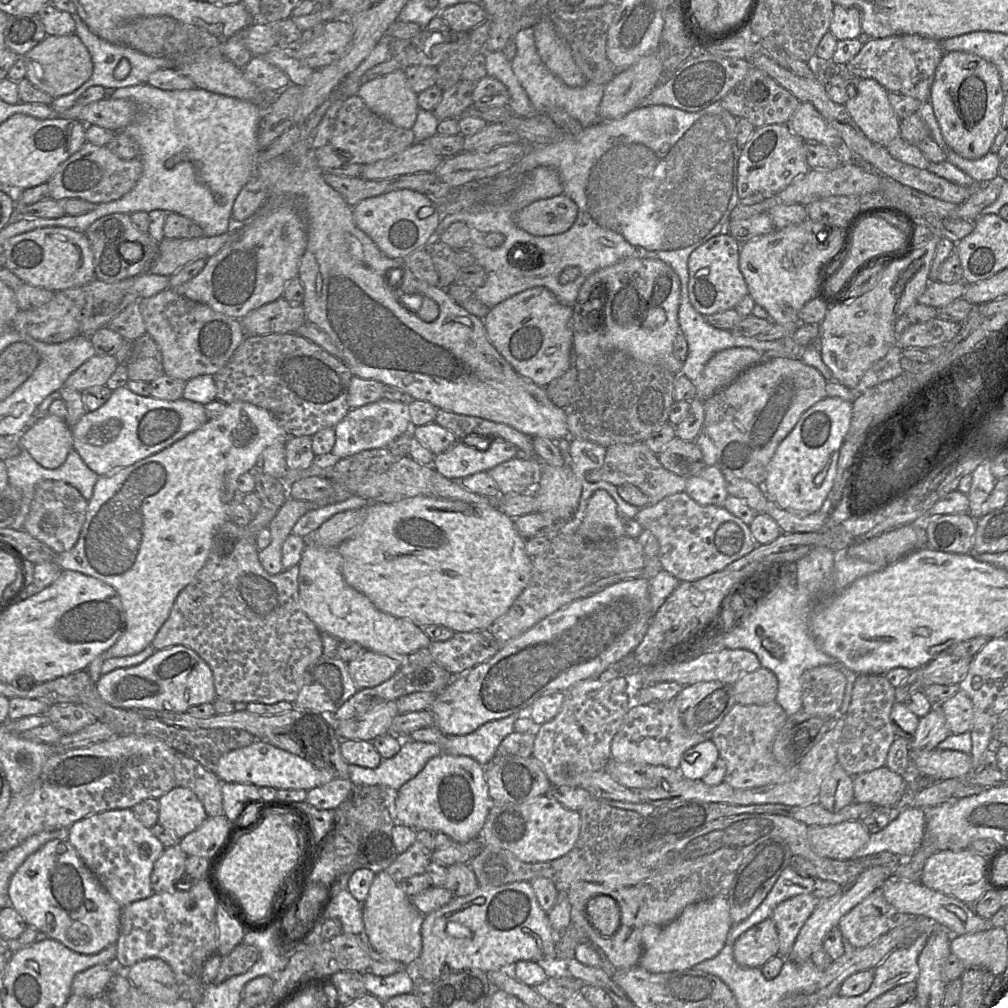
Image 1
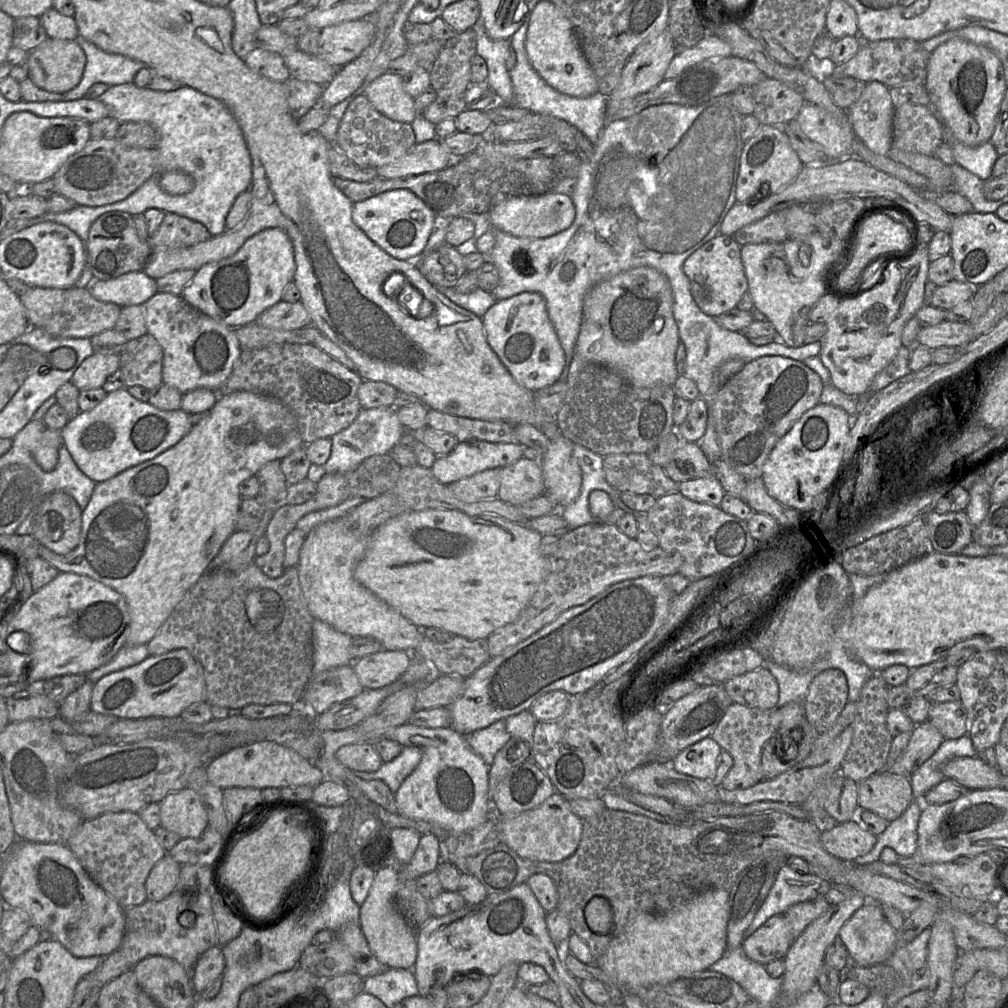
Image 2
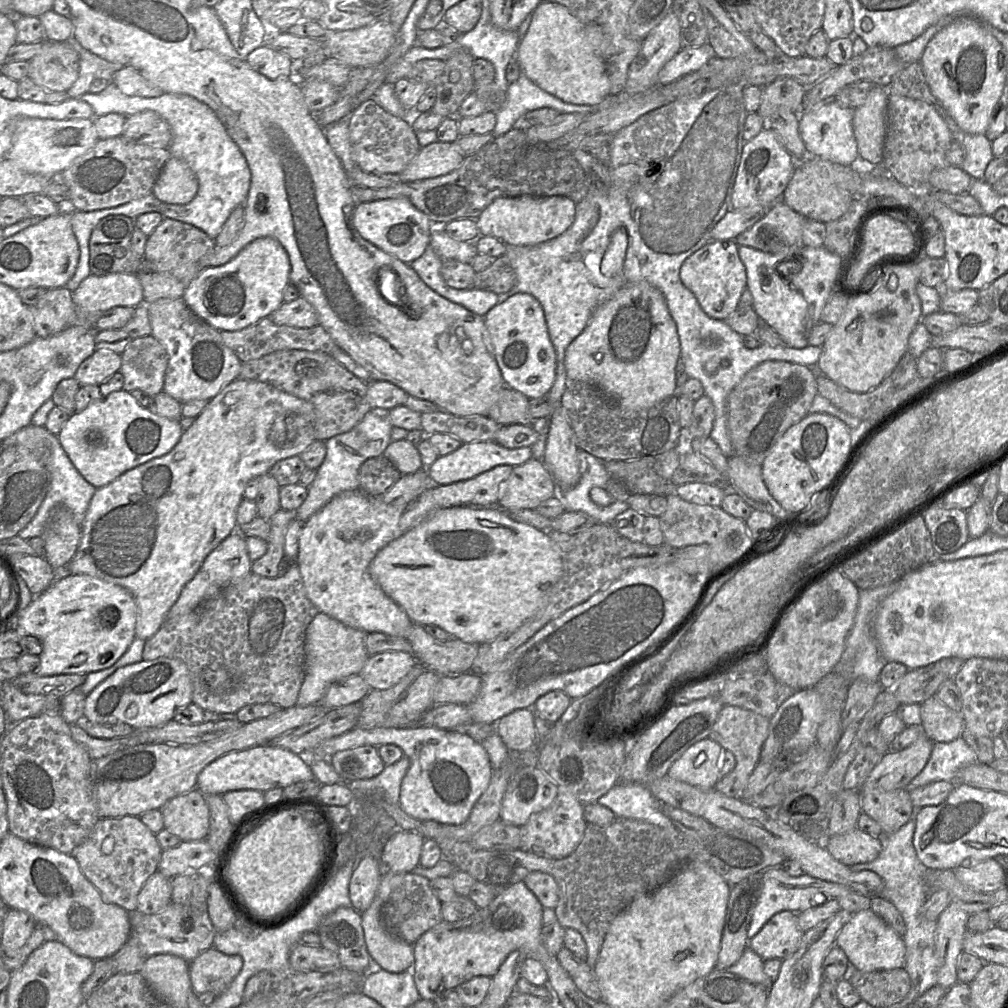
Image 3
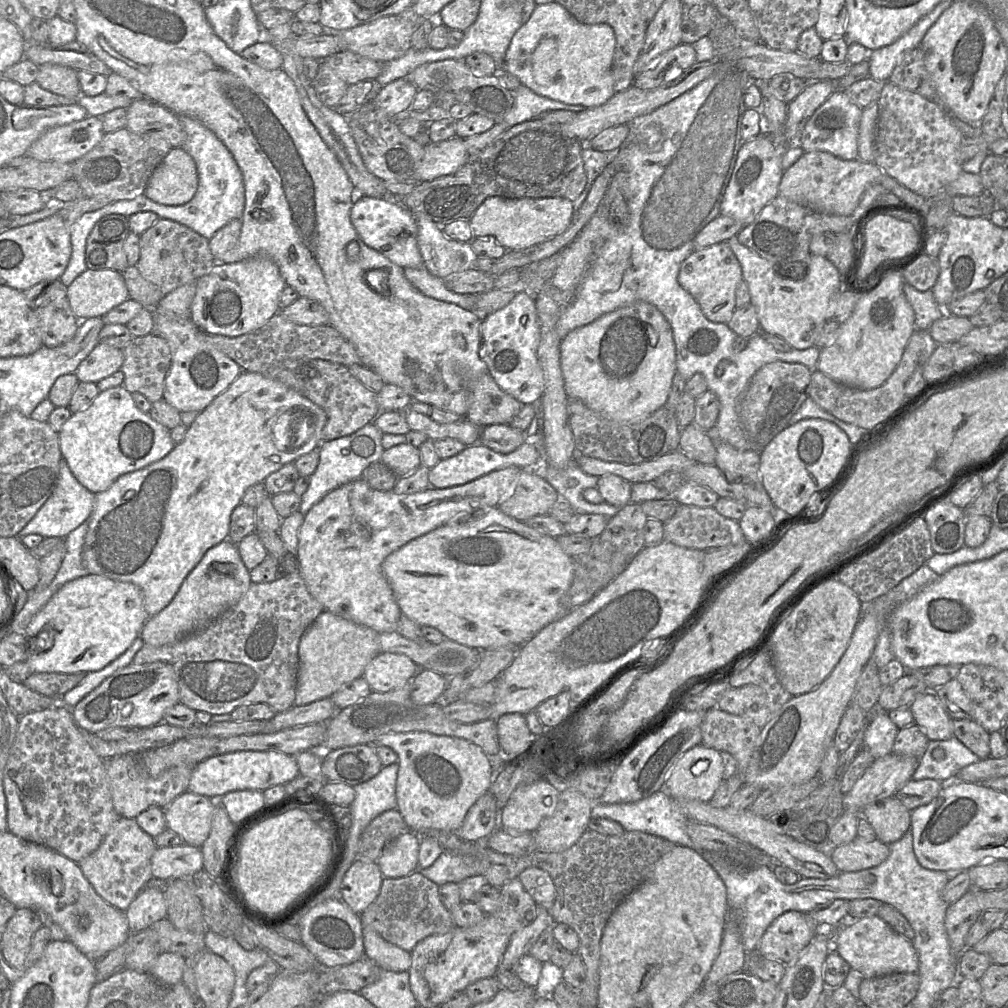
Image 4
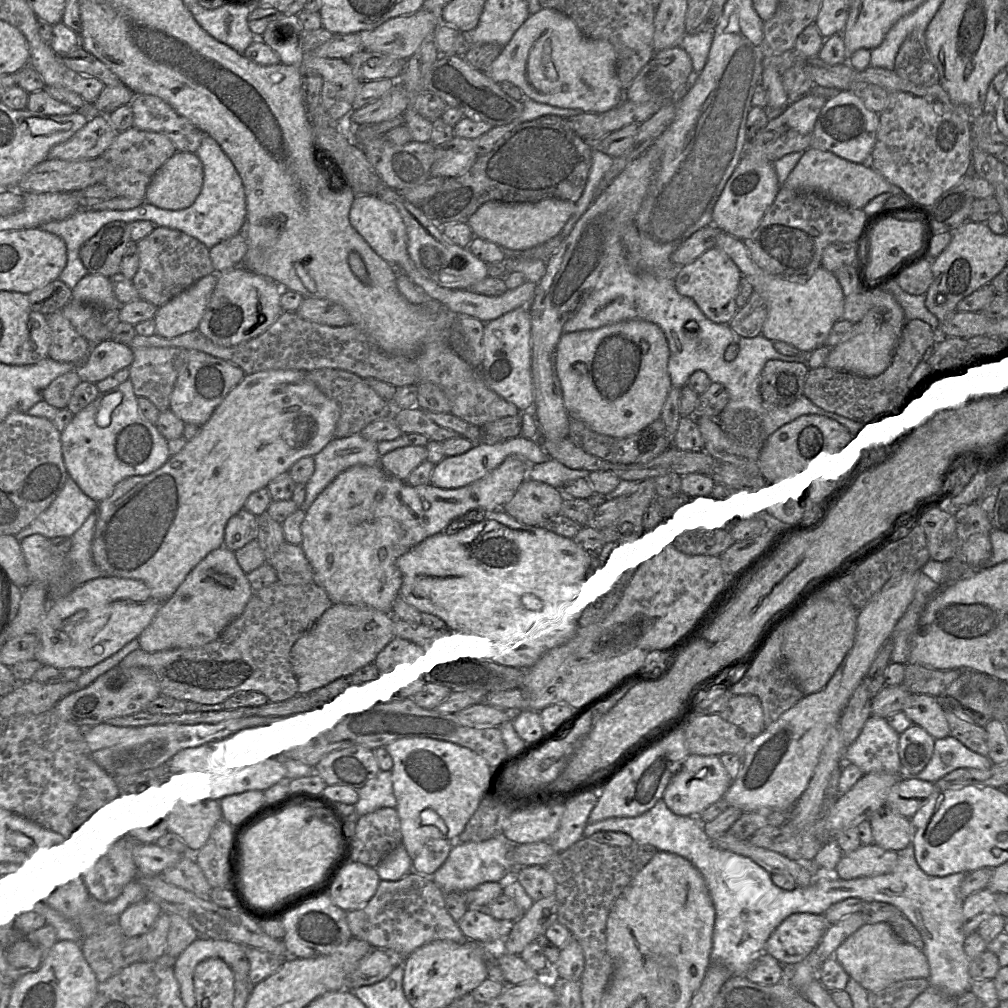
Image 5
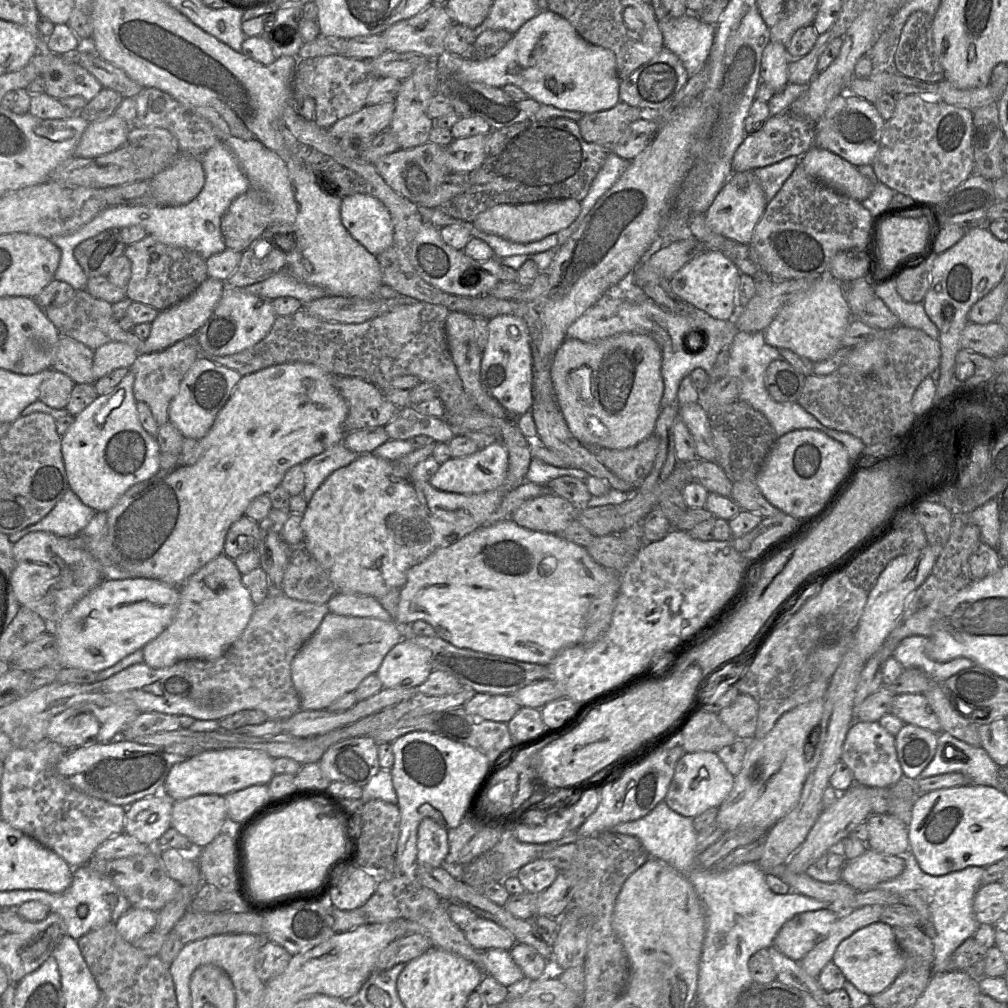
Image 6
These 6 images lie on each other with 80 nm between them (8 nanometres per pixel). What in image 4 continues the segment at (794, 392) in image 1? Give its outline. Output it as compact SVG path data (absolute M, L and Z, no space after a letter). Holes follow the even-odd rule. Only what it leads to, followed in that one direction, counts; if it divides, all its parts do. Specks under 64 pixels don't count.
M776 361L764 365L736 399L736 412L750 440L750 450L761 453L771 440L788 427L790 418L808 397L812 371L803 364Z

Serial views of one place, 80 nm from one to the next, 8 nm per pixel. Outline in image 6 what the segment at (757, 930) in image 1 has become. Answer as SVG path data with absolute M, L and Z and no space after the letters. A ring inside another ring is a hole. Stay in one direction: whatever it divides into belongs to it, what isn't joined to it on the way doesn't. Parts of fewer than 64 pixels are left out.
M830 909L800 913L782 926L773 946L790 959L800 962L828 936L839 918Z

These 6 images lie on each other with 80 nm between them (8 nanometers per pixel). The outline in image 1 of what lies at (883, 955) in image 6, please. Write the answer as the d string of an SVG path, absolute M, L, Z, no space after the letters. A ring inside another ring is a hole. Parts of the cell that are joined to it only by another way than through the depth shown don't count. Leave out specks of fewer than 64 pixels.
M875 890L839 922L839 928L855 949L863 949L889 933L893 907L880 890Z

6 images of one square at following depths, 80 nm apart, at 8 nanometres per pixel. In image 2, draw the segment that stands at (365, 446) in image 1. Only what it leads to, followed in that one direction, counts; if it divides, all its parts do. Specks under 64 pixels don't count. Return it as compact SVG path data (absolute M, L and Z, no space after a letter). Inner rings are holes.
M395 407L362 408L347 428L331 437L331 454L324 464L326 474L348 472L355 469L370 456L389 453L398 444L400 437L403 435L403 428L404 426L397 416Z

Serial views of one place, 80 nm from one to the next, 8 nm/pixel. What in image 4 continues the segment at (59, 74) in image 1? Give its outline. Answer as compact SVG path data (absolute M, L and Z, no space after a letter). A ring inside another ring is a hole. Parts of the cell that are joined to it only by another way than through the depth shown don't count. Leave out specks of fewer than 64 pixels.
M55 63L39 65L36 82L42 88L69 98L79 98L82 94L78 71L72 67Z

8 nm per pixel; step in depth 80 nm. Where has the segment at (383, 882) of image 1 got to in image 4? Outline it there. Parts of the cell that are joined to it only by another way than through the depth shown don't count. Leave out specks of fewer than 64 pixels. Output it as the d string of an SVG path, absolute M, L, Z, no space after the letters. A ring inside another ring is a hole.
M363 927L365 957L376 963L382 970L392 972L408 971L411 953L384 940L371 927Z

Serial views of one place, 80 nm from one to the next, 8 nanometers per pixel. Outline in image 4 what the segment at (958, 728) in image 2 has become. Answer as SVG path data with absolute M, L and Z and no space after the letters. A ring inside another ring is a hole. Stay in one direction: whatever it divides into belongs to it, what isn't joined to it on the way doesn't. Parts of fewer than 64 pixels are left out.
M934 692L918 695L909 708L914 723L924 731L929 741L948 740L954 736L953 719Z

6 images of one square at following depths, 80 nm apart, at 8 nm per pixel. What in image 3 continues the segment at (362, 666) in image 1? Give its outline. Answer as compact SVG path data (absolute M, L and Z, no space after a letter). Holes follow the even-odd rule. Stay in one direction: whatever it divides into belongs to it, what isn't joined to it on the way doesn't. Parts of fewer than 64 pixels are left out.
M386 651L370 656L359 675L370 690L386 690L403 679L416 664L412 653Z

